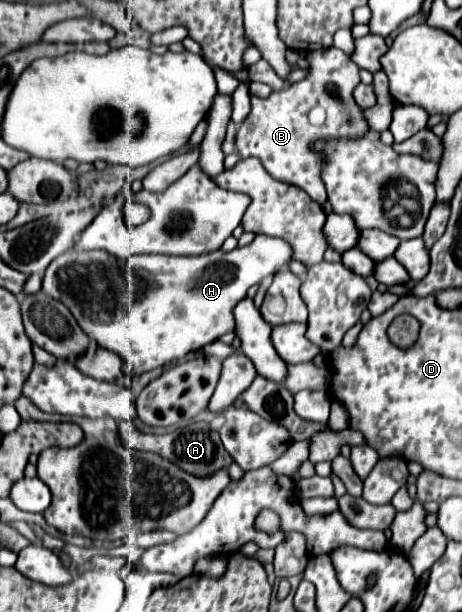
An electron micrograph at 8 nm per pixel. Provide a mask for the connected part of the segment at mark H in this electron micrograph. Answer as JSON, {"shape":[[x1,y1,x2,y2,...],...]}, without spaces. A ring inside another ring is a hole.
{"shape":[[255,236,255,240,243,248,235,248,231,252,215,250,201,256,133,256,123,260,101,250,69,250,47,266,43,292,53,300,63,302,77,318,77,324,91,338,95,338,101,348,119,354,127,372,143,374,171,360,185,358,189,352,197,352,203,346,219,340,219,336,233,332,233,306,247,296,247,290,253,284,261,284,263,278,287,270,291,260,291,246,285,240,273,236]]}

